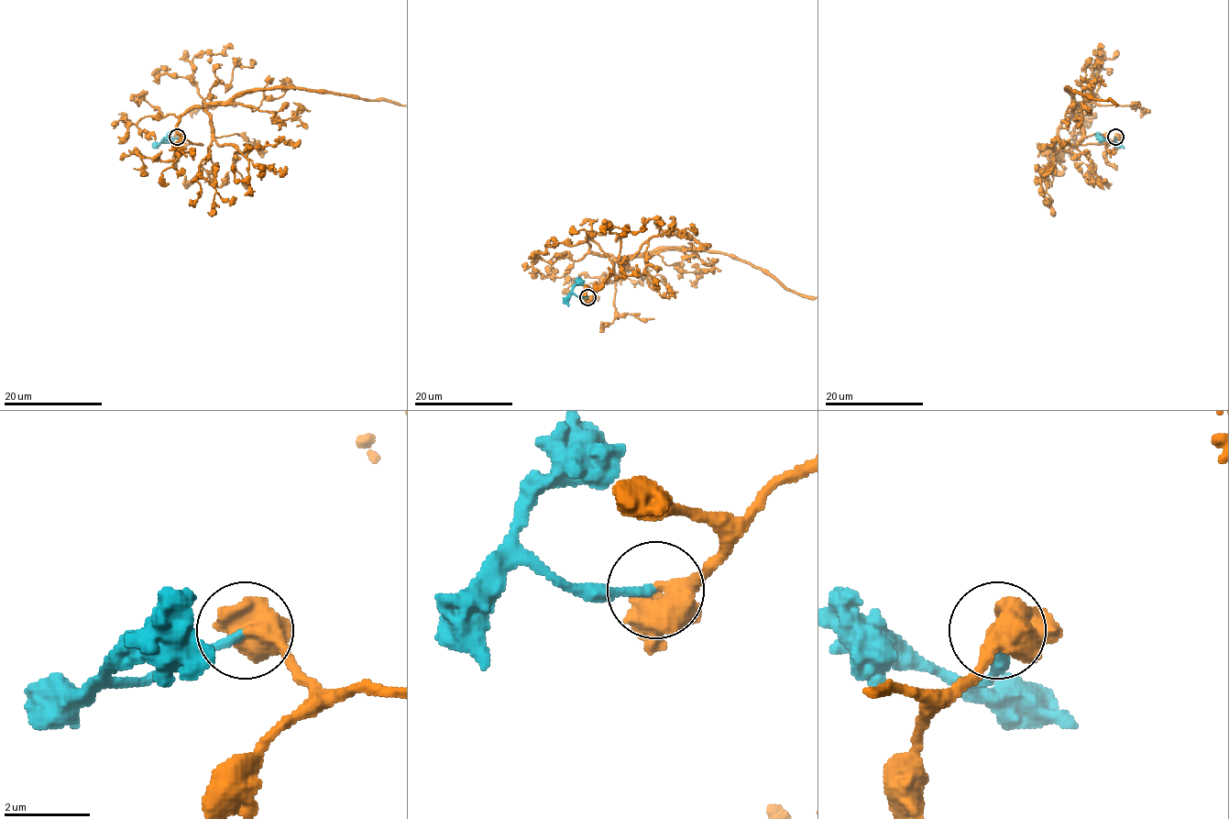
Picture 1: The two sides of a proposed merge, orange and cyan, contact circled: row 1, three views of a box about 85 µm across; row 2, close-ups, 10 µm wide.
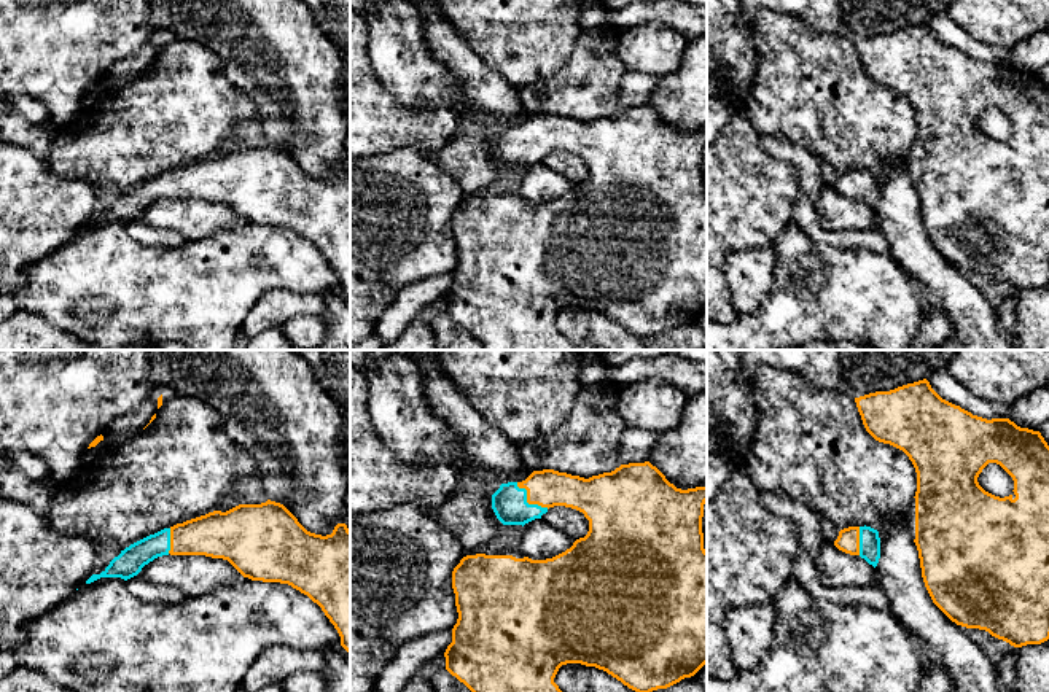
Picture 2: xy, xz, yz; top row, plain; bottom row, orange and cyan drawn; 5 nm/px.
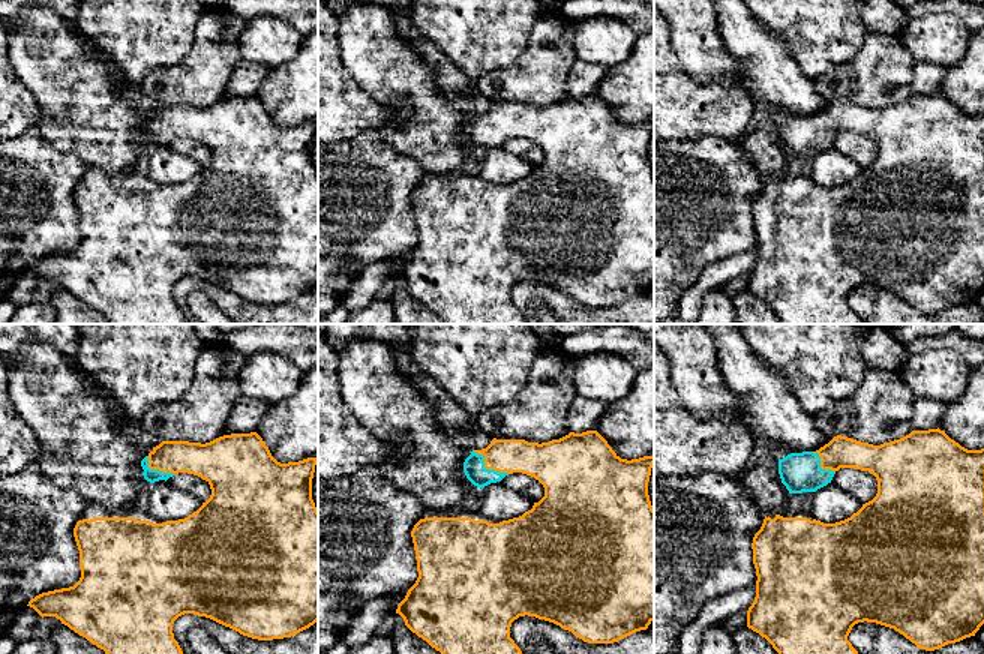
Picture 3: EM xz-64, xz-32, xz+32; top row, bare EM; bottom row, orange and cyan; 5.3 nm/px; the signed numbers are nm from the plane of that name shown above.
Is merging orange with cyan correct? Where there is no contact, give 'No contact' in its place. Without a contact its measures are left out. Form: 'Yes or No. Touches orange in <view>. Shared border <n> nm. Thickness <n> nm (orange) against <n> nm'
Yes. Touches orange in xz. Shared border 220 nm. Thickness 190 nm (orange) against 180 nm

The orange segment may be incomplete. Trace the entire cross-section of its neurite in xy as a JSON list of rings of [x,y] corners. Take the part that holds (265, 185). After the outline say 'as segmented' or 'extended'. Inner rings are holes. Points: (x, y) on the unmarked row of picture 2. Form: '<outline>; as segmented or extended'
[[[267,143],[261,148],[239,148],[226,156],[213,154],[177,167],[131,188],[86,227],[100,221],[127,224],[154,202],[169,197],[223,202],[252,224],[291,229],[322,251],[337,274],[341,290],[350,296],[350,173],[345,167],[337,167],[331,178],[322,180],[307,175],[280,146]]]; extended

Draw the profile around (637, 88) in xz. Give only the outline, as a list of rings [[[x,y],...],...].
[[[626,72],[621,80],[618,100],[621,108],[645,107],[649,103],[653,92],[659,83],[659,76],[645,75],[641,72]]]

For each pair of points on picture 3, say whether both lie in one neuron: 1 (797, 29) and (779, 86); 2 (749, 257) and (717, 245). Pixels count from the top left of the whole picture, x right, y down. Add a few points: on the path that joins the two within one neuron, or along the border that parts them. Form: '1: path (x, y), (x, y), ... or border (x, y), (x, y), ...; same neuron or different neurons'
1: border (765, 24), (786, 45), (798, 66), (810, 78); different neurons
2: border (755, 246), (707, 267); different neurons

